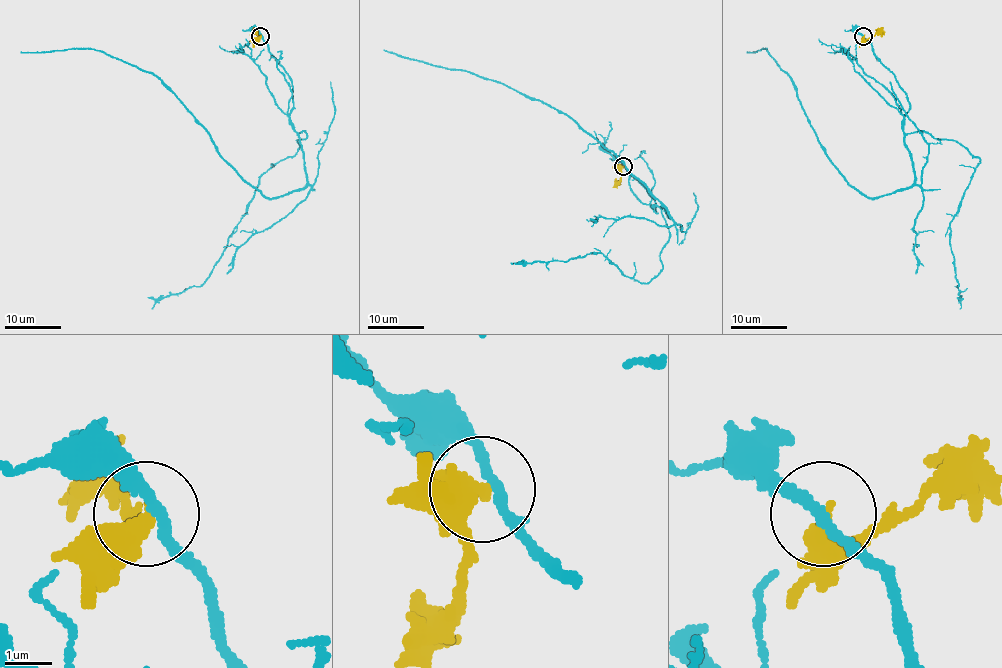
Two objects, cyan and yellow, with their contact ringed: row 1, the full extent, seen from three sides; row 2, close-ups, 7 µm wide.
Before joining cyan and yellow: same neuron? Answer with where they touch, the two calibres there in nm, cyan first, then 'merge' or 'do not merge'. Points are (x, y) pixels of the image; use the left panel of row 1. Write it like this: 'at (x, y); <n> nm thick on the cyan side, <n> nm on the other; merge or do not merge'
at (260, 36); 220 nm thick on the cyan side, 480 nm on the other; do not merge

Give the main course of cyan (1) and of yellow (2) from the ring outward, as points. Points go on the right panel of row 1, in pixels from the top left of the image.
1: (863, 36), (909, 103), (903, 125), (914, 181), (882, 196), (853, 188), (797, 87), (766, 50), (747, 51)
2: (863, 36), (866, 38), (884, 34)

